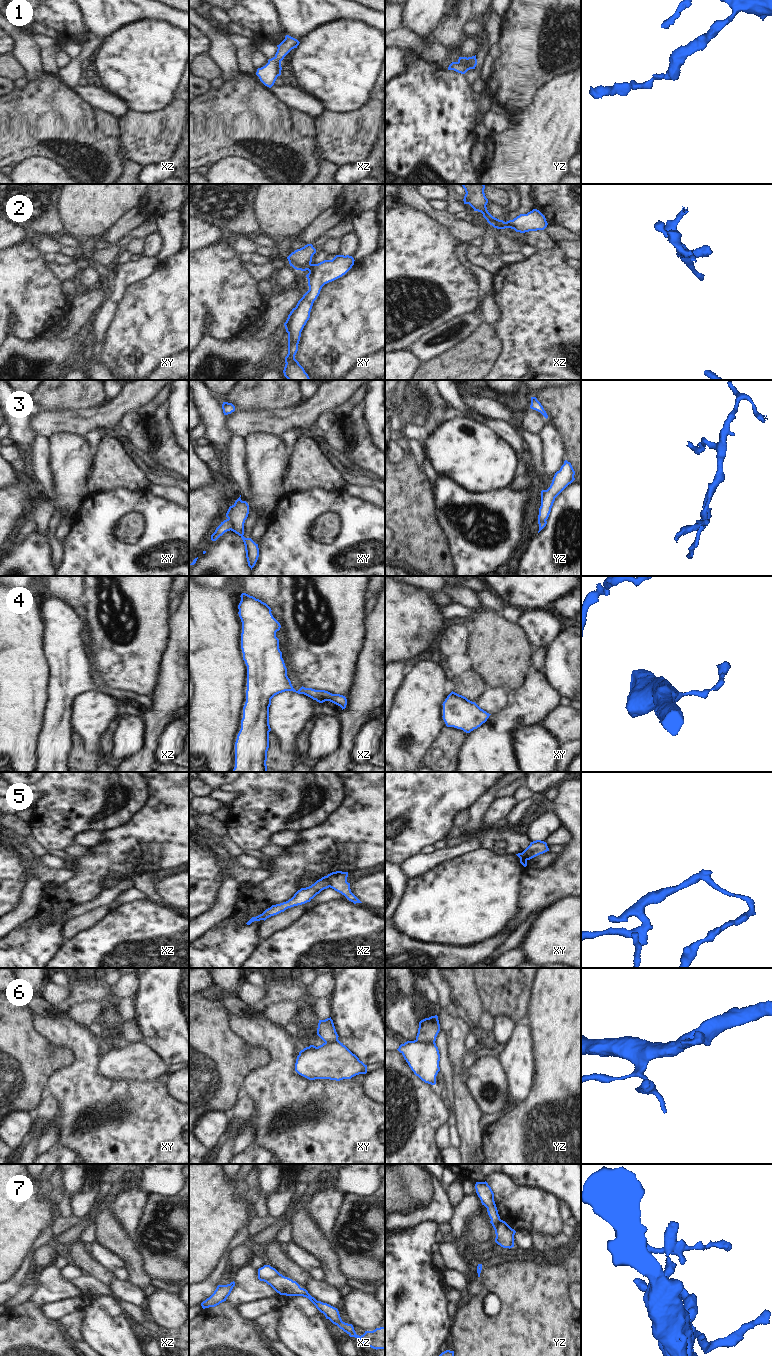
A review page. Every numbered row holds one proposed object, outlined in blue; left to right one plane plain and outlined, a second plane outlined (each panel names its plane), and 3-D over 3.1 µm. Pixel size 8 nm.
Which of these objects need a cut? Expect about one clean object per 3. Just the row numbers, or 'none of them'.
2, 3, 5, 6, 7

